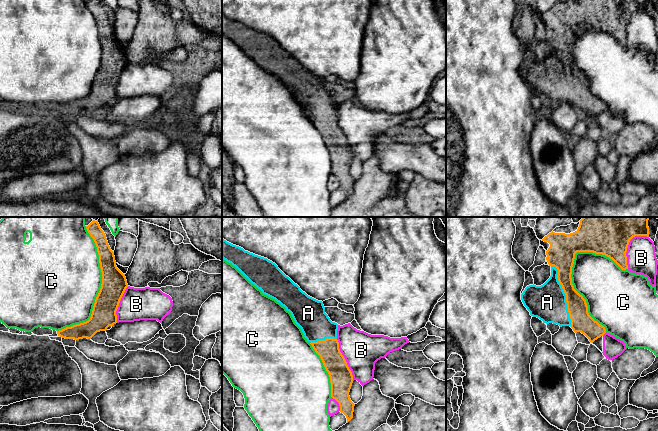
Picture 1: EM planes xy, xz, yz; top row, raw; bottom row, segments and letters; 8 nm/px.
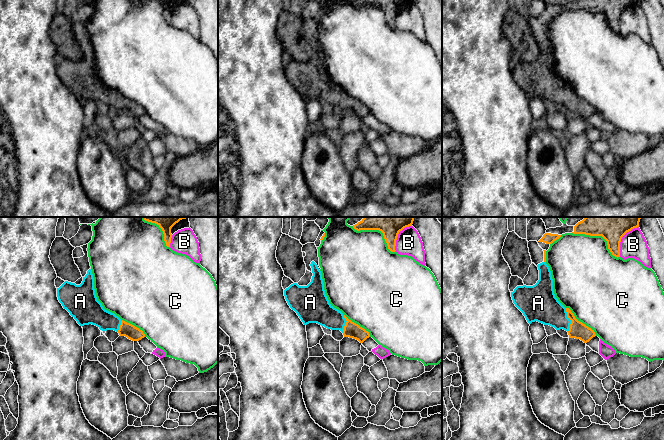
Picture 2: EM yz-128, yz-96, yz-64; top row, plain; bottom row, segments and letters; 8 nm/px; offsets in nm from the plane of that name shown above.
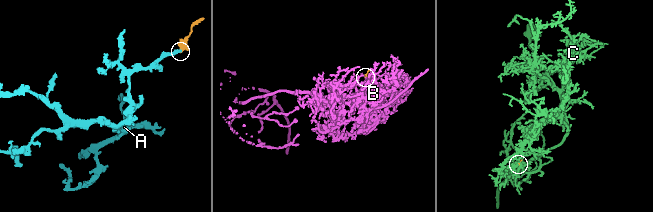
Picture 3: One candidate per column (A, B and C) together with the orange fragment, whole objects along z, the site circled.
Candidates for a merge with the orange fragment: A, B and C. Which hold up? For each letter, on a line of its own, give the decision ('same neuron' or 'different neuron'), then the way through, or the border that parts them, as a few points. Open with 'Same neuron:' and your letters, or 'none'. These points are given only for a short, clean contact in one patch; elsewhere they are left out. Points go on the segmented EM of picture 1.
Same neuron: A
A: same neuron
B: different neuron
C: different neuron

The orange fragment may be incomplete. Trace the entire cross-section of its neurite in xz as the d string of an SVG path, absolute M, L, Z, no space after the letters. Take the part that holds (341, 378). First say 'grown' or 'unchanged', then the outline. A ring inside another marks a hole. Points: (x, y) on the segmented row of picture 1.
grown; M223 238L222 258L235 266L252 284L260 289L263 294L275 299L291 313L295 323L301 328L304 337L320 356L330 377L331 397L339 403L340 412L346 416L348 423L353 418L355 406L349 396L353 383L353 375L339 349L339 342L337 340L338 324L332 322L325 313L323 302L303 292L300 287L286 276L272 261L245 251L243 248L233 245Z

